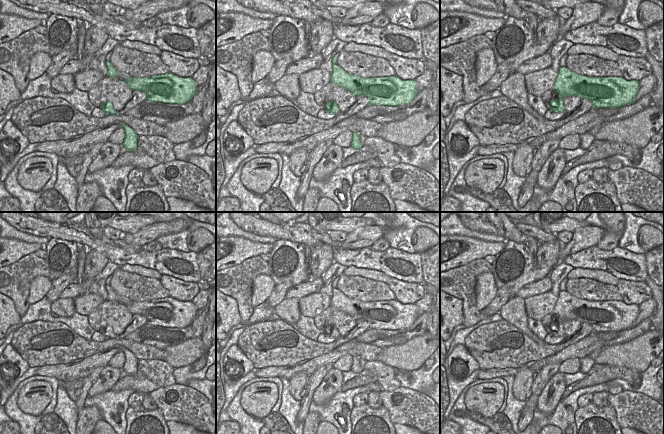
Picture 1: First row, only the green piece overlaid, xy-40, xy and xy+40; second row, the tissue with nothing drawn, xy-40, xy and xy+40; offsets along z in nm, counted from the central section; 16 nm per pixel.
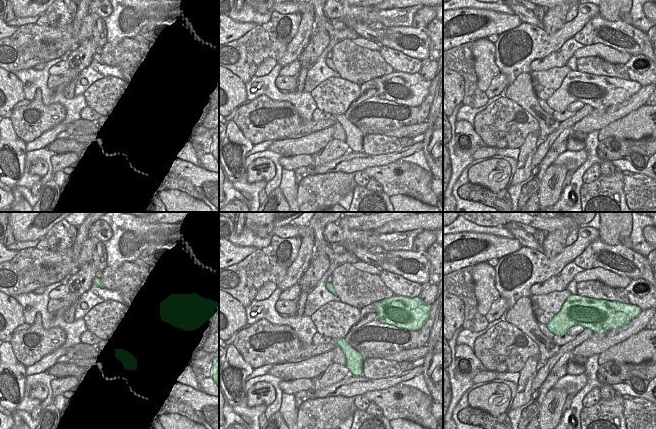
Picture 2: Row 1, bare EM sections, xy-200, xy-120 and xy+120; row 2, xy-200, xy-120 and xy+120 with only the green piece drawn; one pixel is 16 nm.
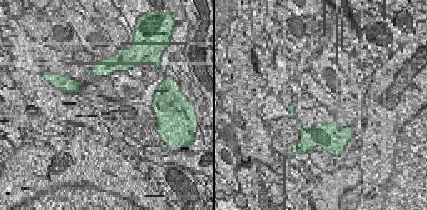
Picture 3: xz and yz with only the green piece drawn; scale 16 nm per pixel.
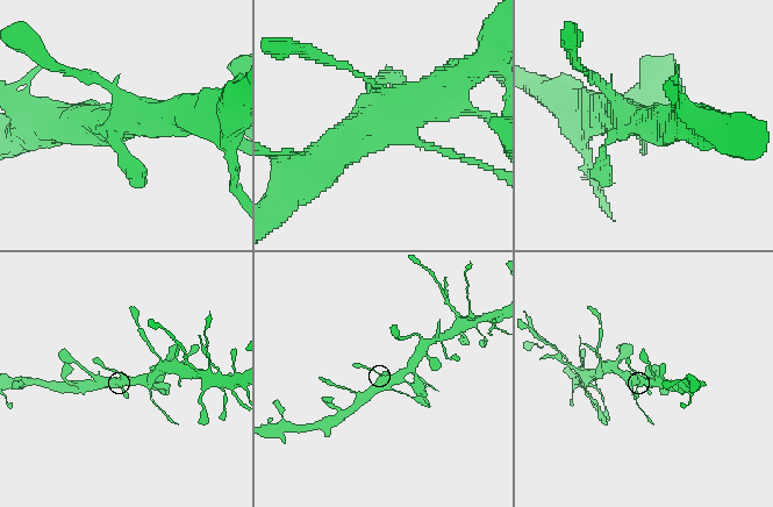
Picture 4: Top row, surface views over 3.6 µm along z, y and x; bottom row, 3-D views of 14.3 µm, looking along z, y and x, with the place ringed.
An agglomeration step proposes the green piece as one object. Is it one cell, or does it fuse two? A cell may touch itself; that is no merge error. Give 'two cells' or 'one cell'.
one cell

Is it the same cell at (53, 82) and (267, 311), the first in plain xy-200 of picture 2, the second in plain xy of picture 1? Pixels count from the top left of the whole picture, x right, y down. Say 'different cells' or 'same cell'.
different cells

